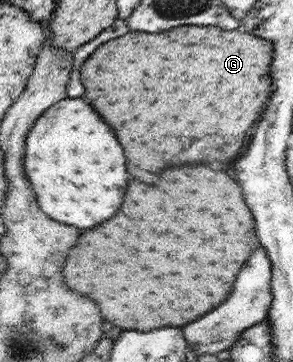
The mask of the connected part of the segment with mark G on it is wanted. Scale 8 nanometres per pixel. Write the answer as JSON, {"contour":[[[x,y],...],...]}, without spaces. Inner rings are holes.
{"contour":[[[180,26],[160,34],[132,30],[122,38],[104,42],[84,62],[80,74],[86,86],[86,102],[114,128],[124,146],[128,172],[152,184],[168,166],[202,160],[228,162],[242,150],[248,128],[260,120],[264,104],[272,96],[272,58],[272,41],[248,32],[230,32],[216,26]]]}

